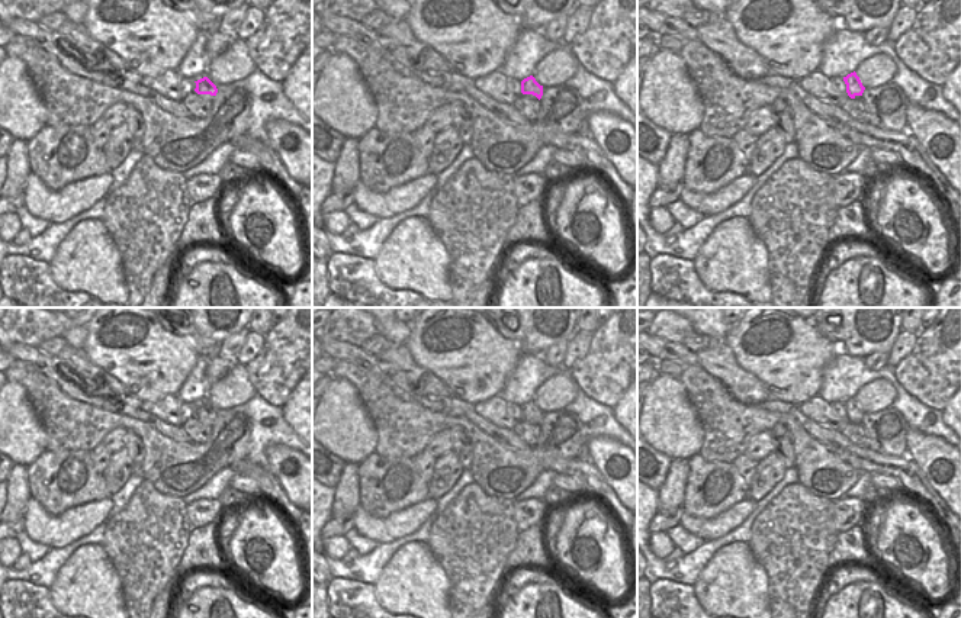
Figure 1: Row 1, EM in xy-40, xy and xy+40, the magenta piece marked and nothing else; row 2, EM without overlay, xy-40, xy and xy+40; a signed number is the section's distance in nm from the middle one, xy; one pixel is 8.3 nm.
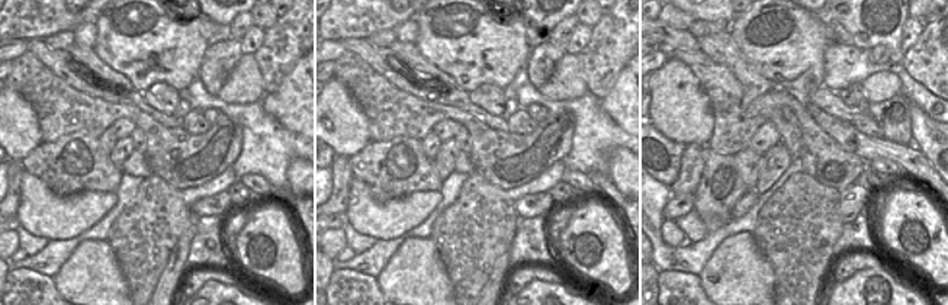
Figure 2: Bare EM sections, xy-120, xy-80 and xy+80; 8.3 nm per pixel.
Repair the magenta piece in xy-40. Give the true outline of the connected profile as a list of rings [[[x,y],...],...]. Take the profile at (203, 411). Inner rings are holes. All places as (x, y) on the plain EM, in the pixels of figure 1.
[[[183,402],[180,406],[180,415],[184,421],[193,416],[196,416],[197,419],[210,419],[210,421],[216,421],[218,418],[216,411],[208,402],[203,402],[197,406],[187,405]]]

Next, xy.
[[[533,400],[524,403],[523,406],[518,406],[518,405],[512,403],[512,402],[508,402],[505,409],[517,421],[533,419],[539,425],[543,421],[543,411],[540,411]]]

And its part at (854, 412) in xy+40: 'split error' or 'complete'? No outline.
split error

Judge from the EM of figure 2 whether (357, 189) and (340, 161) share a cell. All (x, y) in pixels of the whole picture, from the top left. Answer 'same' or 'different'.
different

